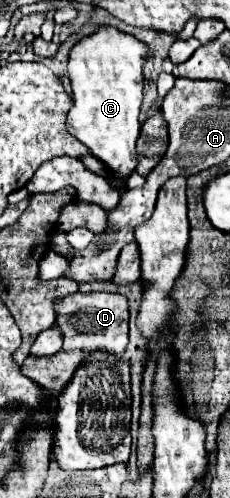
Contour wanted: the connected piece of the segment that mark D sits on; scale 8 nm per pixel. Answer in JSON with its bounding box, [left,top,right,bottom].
[55,292,129,354]

